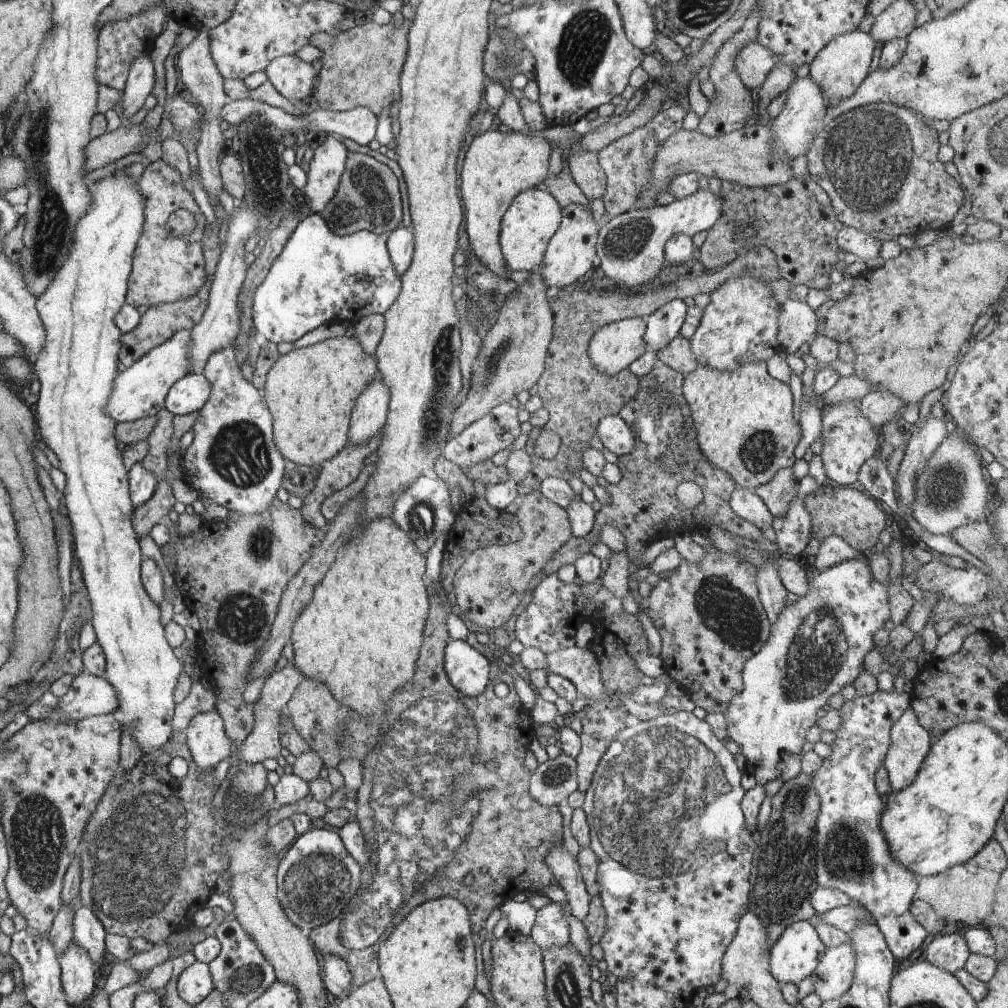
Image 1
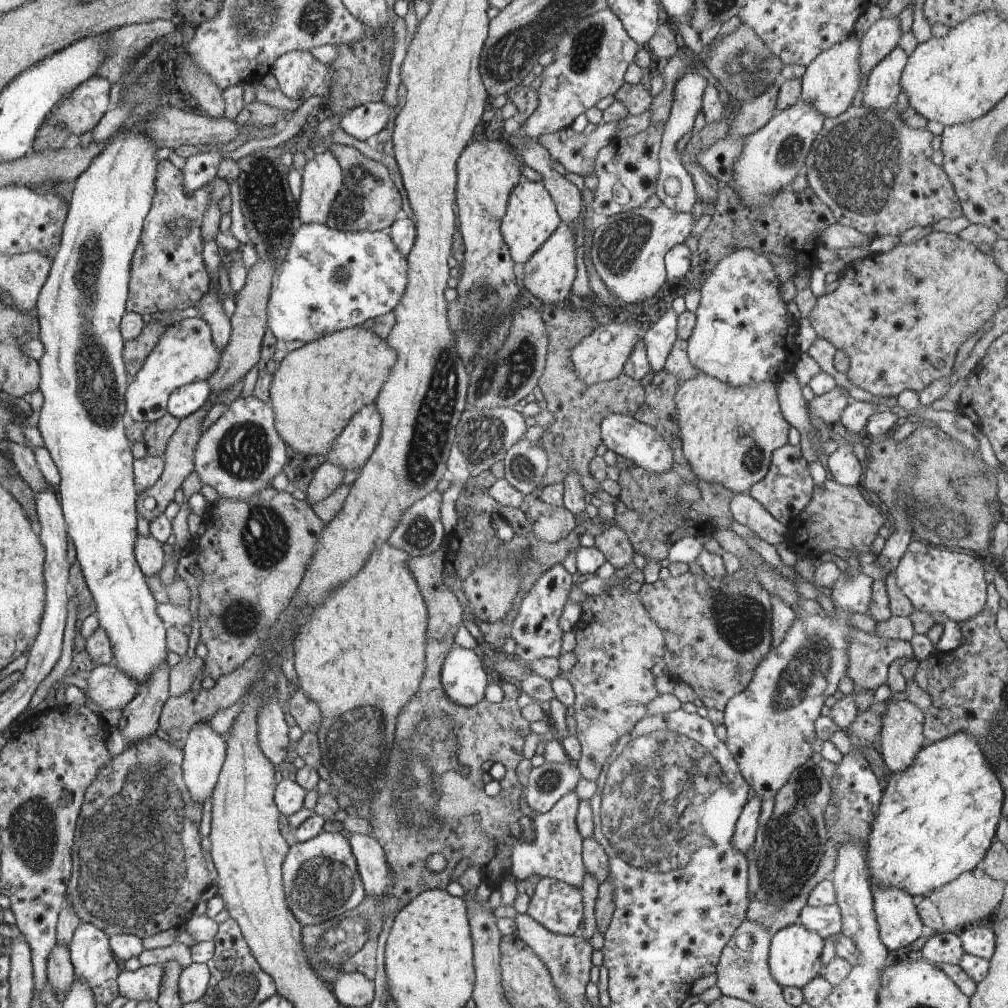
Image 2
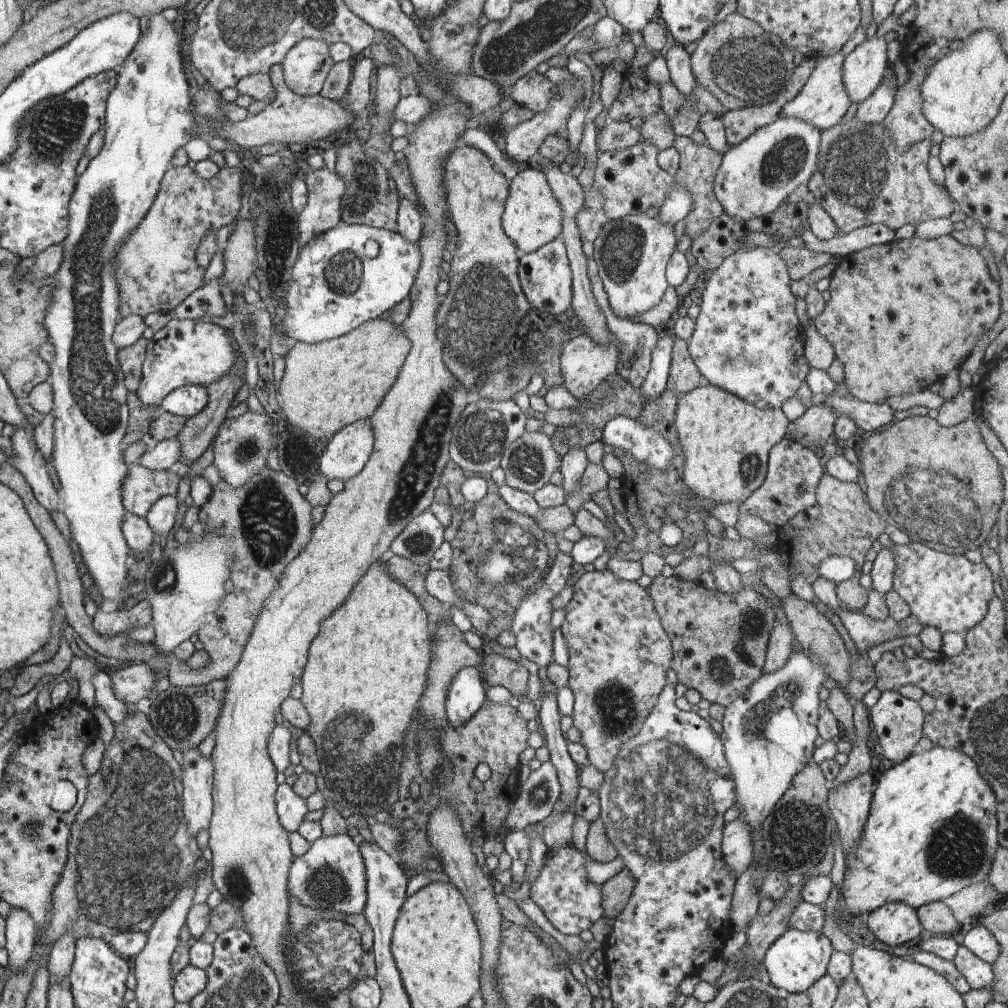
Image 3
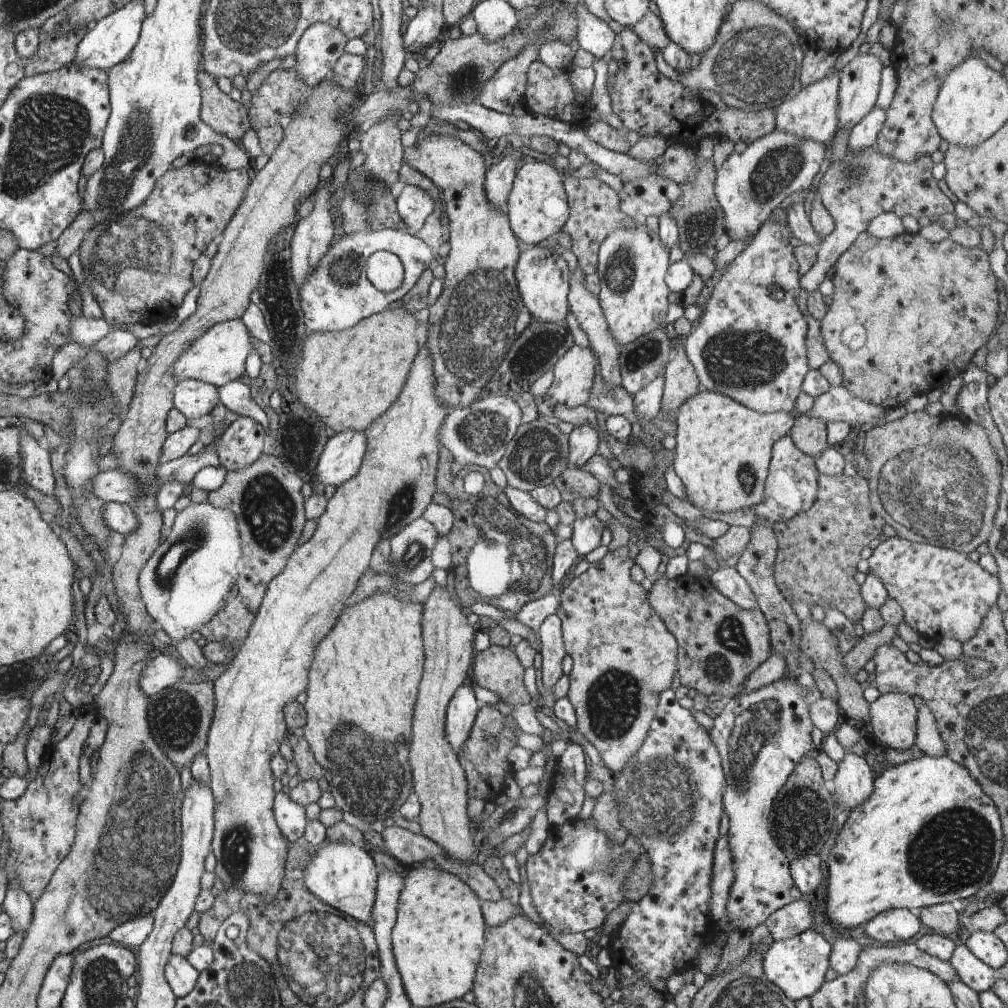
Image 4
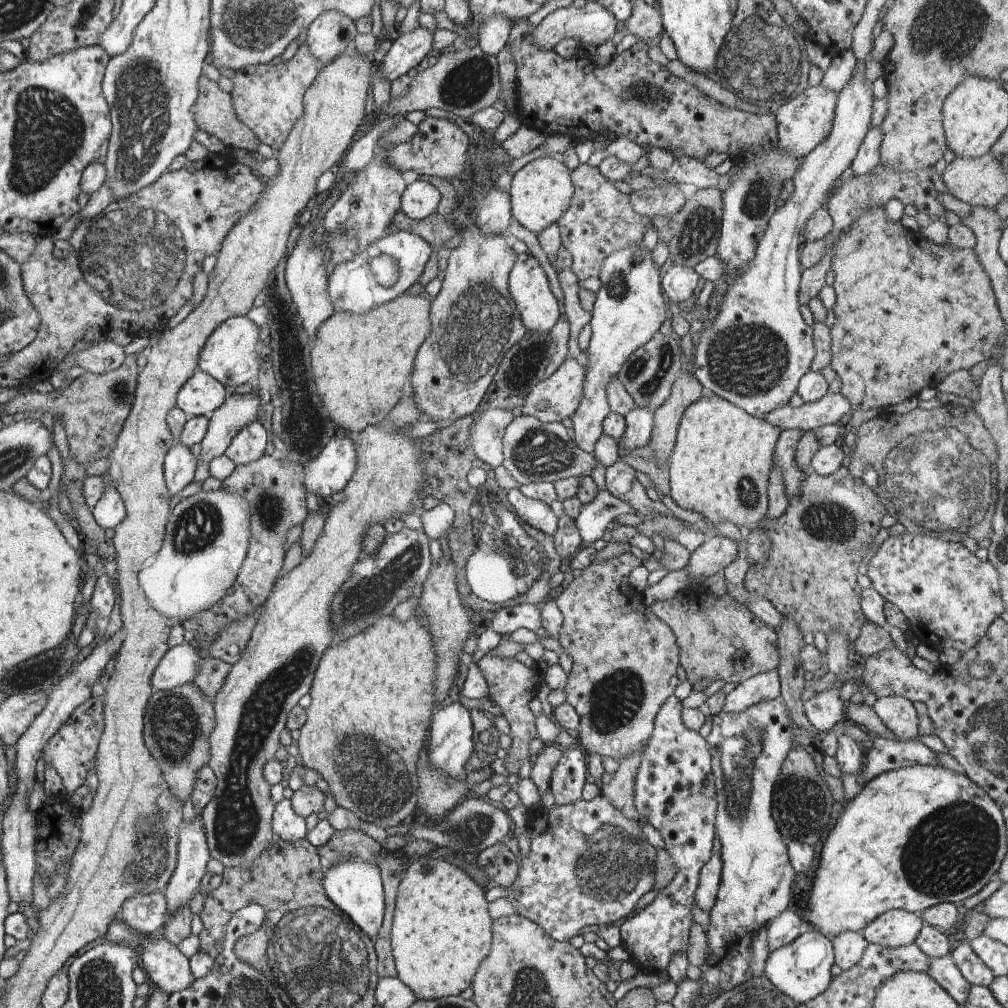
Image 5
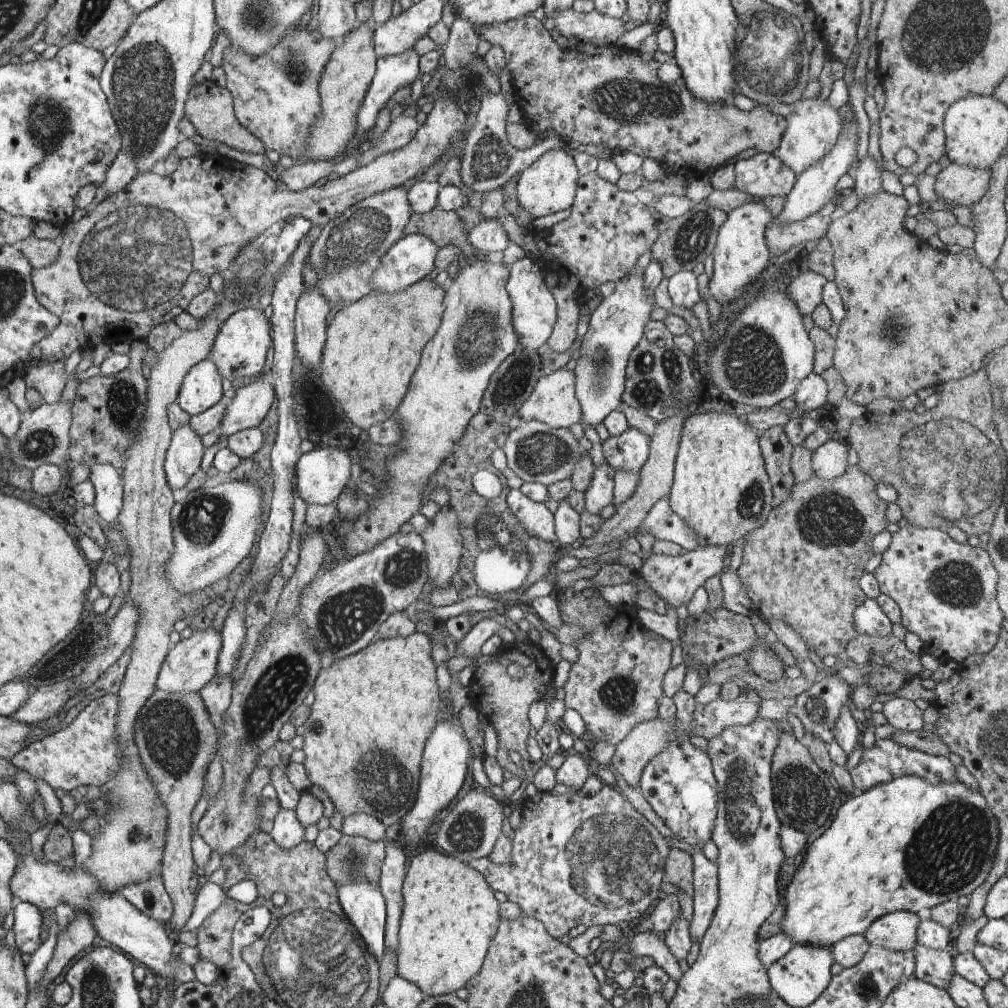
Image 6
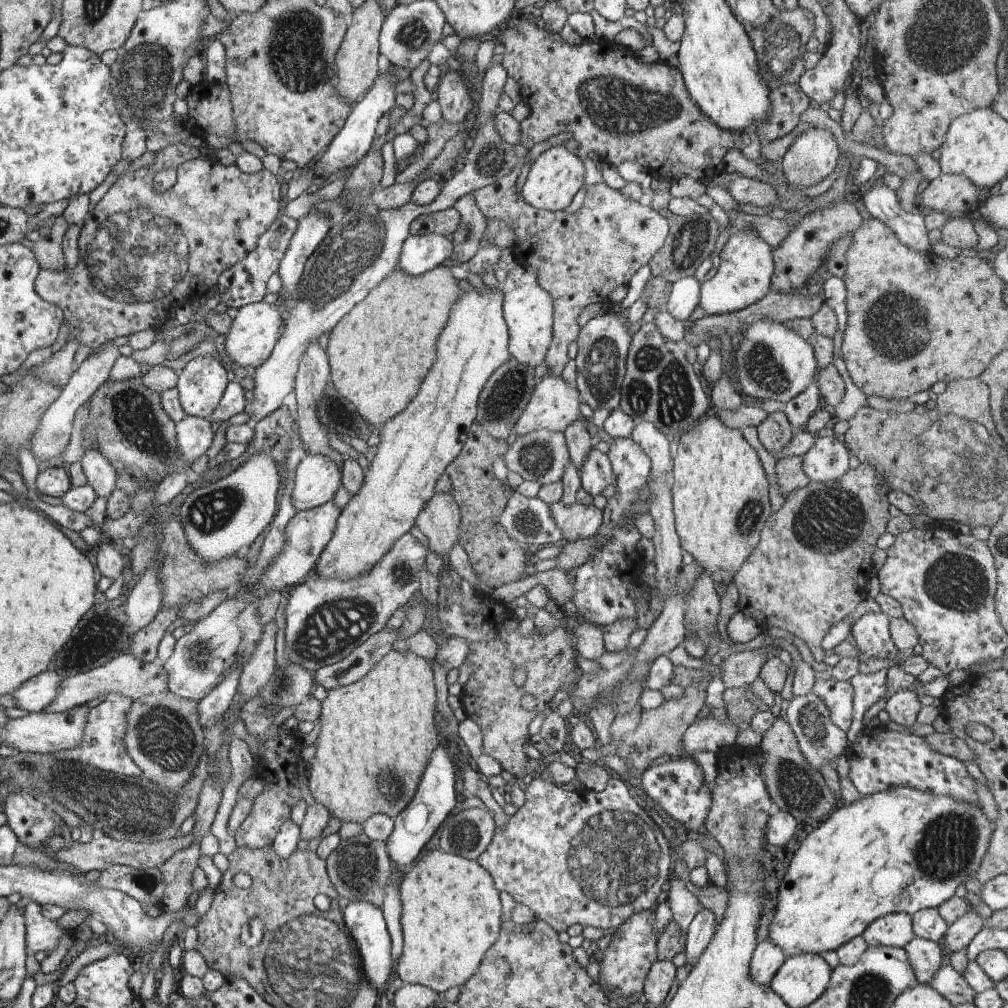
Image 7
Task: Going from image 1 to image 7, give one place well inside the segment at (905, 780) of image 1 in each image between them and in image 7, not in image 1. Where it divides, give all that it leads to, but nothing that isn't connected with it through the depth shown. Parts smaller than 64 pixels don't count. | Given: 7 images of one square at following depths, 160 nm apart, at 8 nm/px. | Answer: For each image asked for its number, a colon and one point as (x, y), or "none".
2: (902, 728)
3: (898, 721)
4: (893, 716)
5: (897, 712)
6: (903, 714)
7: (903, 706)

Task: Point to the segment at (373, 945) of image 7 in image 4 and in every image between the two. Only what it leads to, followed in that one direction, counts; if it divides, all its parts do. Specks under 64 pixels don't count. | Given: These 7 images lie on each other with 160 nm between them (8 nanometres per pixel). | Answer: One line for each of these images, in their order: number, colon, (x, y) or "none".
4: (343, 875)
5: (355, 886)
6: (364, 902)

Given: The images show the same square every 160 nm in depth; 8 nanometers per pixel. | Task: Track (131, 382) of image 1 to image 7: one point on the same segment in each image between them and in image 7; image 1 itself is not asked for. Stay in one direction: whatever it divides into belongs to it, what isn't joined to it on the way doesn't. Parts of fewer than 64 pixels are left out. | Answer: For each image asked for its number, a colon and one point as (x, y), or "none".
2: (186, 353)
3: (185, 352)
4: (218, 357)
5: (229, 356)
6: (240, 349)
7: (252, 335)

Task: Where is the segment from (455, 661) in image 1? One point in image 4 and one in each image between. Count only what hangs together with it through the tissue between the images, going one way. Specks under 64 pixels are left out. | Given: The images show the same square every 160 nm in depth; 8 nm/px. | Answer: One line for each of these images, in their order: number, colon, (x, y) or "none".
2: (464, 679)
3: (467, 691)
4: (462, 709)

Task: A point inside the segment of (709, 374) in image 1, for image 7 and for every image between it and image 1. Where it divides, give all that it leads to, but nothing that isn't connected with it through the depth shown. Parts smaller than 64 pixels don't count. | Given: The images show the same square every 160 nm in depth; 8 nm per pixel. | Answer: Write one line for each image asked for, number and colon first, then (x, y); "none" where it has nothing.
2: (729, 434)
3: (725, 441)
4: (723, 451)
5: (720, 466)
6: (721, 489)
7: (720, 493)

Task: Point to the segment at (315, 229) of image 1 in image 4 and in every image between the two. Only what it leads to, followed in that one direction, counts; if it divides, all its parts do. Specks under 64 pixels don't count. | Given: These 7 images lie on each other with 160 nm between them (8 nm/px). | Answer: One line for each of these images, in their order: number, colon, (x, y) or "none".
2: (331, 280)
3: (334, 288)
4: (338, 295)

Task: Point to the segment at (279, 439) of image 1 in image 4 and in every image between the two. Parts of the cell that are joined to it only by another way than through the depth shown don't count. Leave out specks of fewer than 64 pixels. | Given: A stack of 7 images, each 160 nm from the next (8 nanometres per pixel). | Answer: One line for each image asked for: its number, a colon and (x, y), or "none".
2: (318, 388)
3: (326, 386)
4: (350, 377)

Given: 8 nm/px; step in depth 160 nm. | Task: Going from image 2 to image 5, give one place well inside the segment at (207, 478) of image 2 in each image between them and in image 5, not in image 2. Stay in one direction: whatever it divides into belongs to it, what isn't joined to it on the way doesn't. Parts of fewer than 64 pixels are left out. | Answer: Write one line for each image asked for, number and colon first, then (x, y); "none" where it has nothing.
3: (241, 446)
4: (241, 444)
5: (248, 445)

